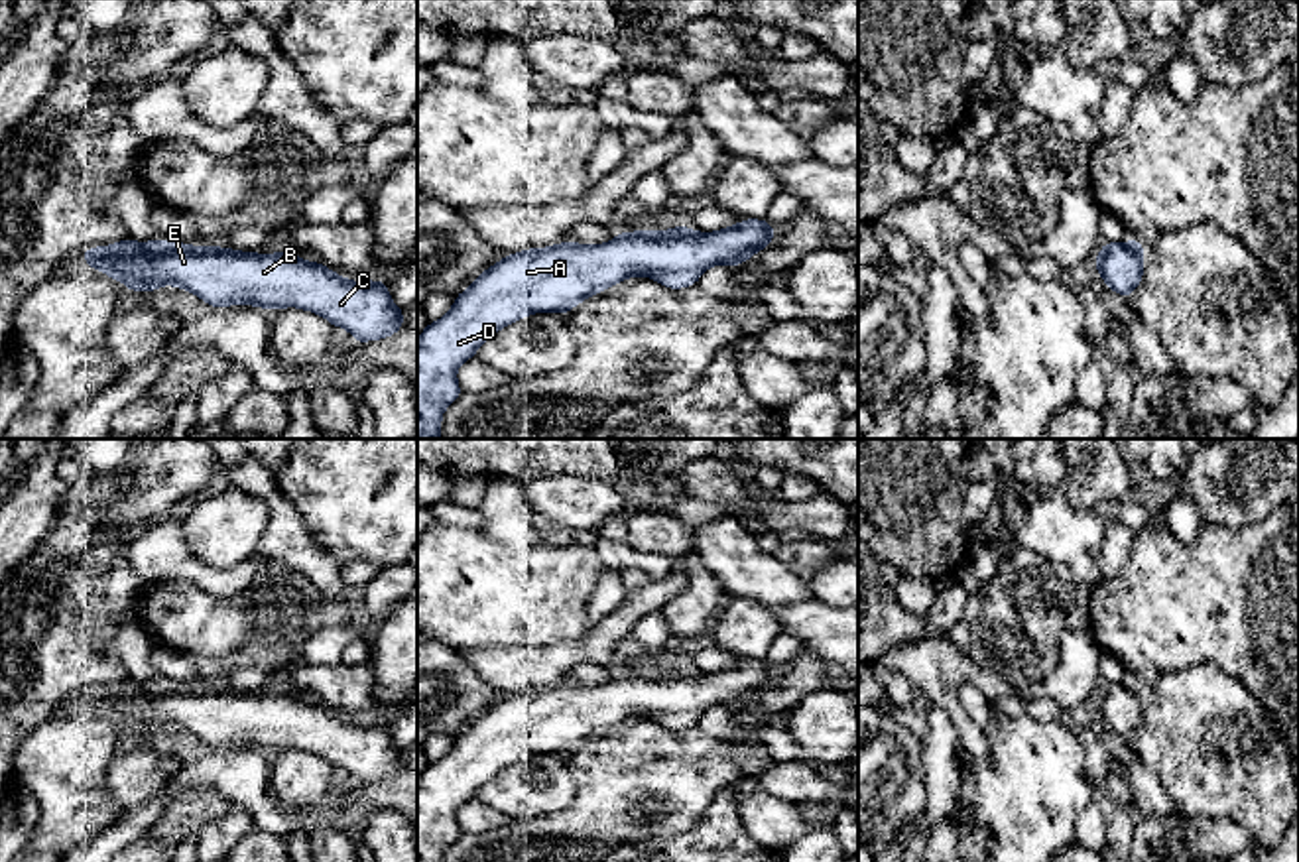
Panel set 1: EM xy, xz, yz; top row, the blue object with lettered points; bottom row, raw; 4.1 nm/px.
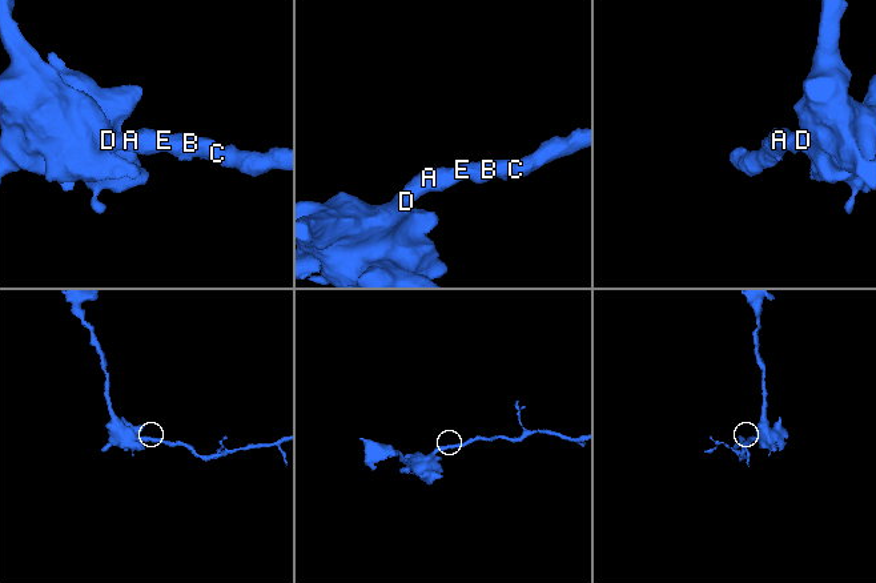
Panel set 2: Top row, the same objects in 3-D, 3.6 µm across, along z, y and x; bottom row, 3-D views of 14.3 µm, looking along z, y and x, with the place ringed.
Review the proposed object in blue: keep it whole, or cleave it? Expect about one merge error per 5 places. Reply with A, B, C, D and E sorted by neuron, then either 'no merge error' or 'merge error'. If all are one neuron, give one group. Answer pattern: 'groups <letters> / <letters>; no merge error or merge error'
groups A B C D E; no merge error

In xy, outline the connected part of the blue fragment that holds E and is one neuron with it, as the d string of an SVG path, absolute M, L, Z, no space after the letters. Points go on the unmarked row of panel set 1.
M128 677L81 697L89 708L122 722L128 732L175 726L213 750L297 748L346 770L354 783L382 781L403 768L403 750L392 742L388 722L352 722L287 693L258 695L157 679L140 685Z

